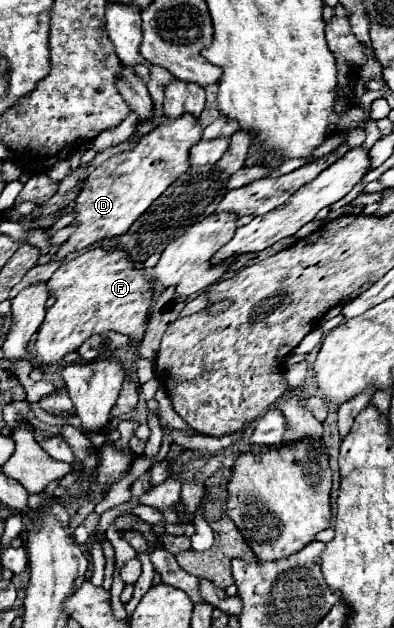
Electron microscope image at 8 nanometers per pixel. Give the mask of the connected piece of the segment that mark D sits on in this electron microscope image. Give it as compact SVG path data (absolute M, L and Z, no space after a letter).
M180 116L176 120L164 120L152 132L148 132L134 150L122 152L106 160L96 172L84 182L76 208L74 224L76 230L70 238L58 248L54 262L64 262L72 252L80 252L96 244L98 240L110 240L122 236L146 210L148 206L180 176L190 168L188 152L194 144L200 142L202 128L200 120L194 116Z

